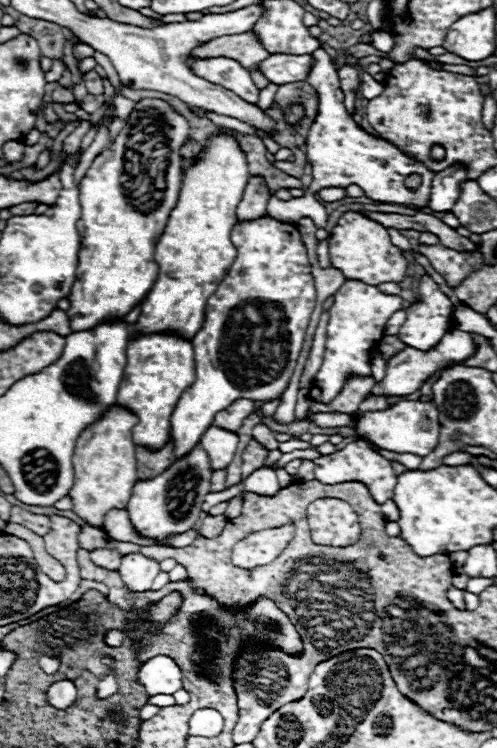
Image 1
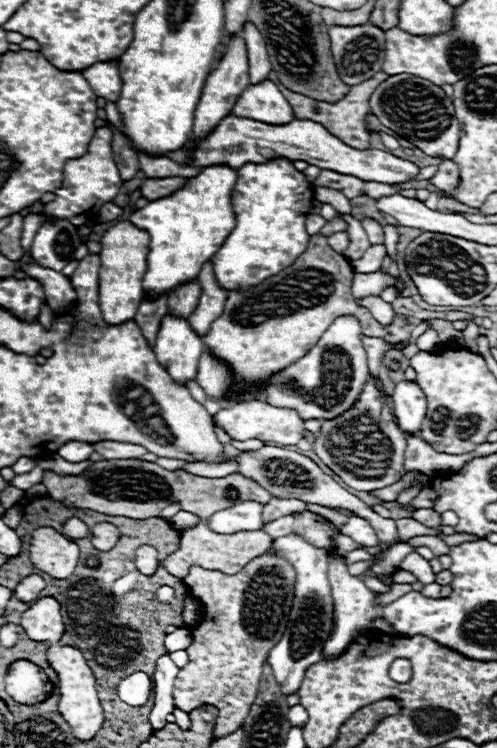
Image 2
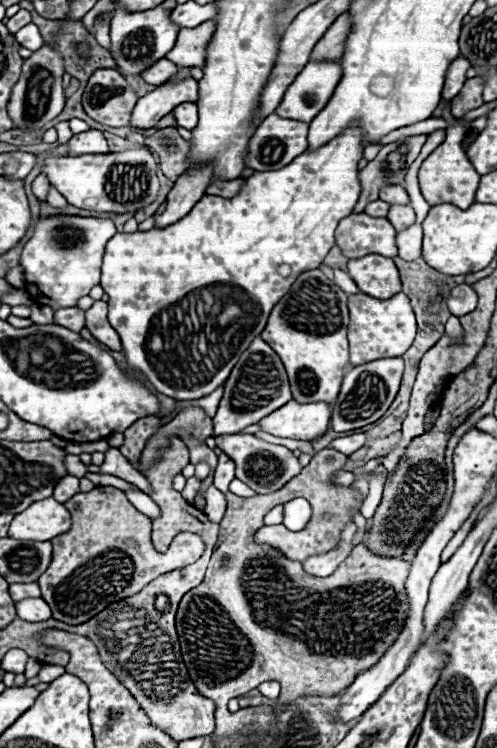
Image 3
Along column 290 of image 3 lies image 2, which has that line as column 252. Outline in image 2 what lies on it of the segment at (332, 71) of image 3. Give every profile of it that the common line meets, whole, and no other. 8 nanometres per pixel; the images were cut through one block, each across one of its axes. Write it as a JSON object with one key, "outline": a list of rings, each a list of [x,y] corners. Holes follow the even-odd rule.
{"outline":[[[270,80],[248,84],[248,88],[234,102],[230,116],[250,118],[264,124],[288,124],[294,120],[292,106]]]}

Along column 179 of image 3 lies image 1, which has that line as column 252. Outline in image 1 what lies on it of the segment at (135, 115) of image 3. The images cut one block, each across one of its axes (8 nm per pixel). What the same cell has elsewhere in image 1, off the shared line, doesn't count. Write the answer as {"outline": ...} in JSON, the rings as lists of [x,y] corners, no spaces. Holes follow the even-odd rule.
{"outline":[[[208,58],[208,60],[198,60],[192,64],[192,70],[196,76],[232,90],[236,96],[244,98],[246,102],[256,104],[260,90],[254,86],[250,78],[250,70],[242,68],[236,60],[232,58]]]}

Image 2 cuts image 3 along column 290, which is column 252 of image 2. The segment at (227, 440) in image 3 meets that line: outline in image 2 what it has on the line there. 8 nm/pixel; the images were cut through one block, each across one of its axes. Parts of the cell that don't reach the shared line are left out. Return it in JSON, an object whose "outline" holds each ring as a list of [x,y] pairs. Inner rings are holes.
{"outline":[[[262,446],[258,450],[246,452],[244,456],[238,456],[236,460],[240,464],[240,470],[238,470],[240,474],[260,482],[260,486],[264,486],[276,498],[298,498],[298,500],[320,504],[326,508],[344,508],[344,510],[354,512],[356,516],[362,516],[364,520],[368,520],[372,524],[372,528],[376,530],[378,540],[380,540],[380,552],[376,552],[374,558],[382,556],[384,550],[390,550],[394,544],[398,544],[398,528],[396,528],[396,522],[392,518],[380,518],[360,498],[356,498],[354,494],[344,490],[340,484],[336,484],[330,476],[326,476],[320,470],[320,466],[316,466],[310,458],[306,458],[298,452],[278,448],[278,446]]]}

